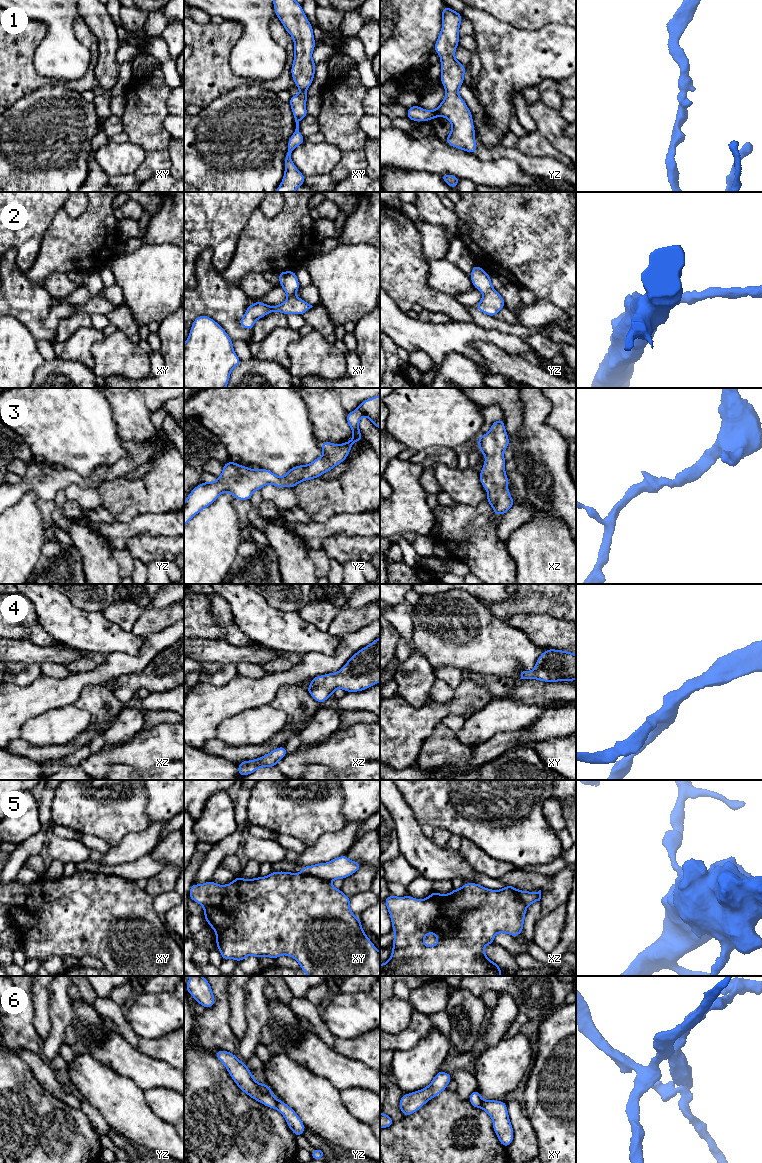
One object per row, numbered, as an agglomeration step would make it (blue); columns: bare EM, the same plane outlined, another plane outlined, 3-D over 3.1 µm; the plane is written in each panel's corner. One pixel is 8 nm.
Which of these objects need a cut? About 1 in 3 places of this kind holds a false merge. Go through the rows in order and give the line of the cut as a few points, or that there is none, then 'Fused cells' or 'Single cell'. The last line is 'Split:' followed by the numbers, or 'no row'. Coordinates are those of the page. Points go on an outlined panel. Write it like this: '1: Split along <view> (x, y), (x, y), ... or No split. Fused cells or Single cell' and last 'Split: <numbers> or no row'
1: No split. Single cell
2: No split. Single cell
3: No split. Single cell
4: No split. Single cell
5: Split along xy (301, 873), (314, 875), (328, 882). Fused cells
6: Split along yz (254, 1080), (255, 1086), (260, 1091), (272, 1095). Fused cells
Split: 5, 6

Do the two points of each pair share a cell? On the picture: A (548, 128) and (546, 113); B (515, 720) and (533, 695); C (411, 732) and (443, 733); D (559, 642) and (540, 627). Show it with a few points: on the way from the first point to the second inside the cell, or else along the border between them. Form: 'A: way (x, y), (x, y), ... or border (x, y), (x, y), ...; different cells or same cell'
A: way (548, 124), (546, 117); same cell
B: border (509, 698), (515, 701), (545, 706); different cells
C: border (441, 721), (423, 742), (419, 753); different cells
D: way (554, 637), (545, 631); same cell

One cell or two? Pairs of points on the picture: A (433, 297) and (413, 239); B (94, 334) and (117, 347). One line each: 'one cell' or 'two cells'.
A: one cell
B: two cells

